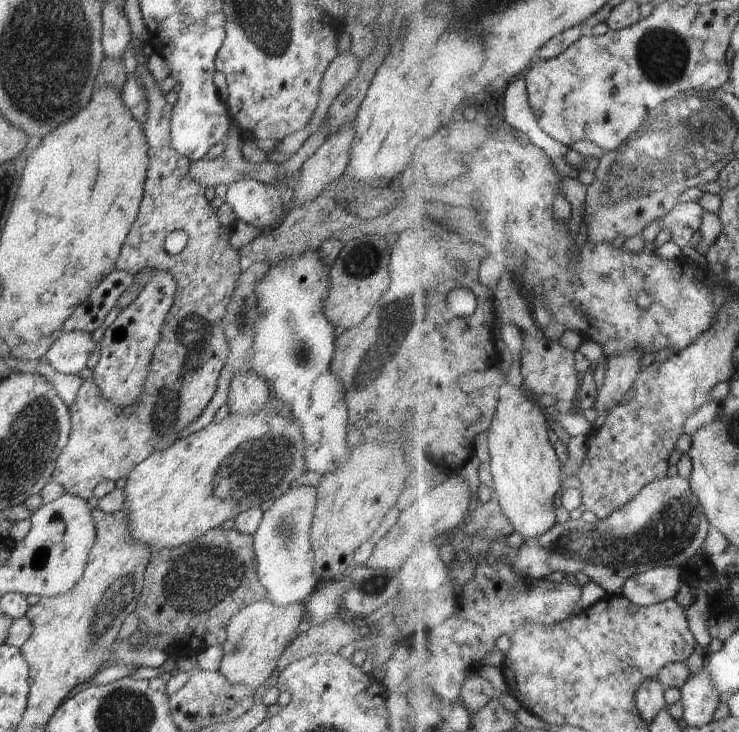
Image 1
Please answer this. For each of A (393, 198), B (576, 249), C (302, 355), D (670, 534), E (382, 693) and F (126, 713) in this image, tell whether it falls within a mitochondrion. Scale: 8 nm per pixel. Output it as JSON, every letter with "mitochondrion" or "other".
{"A":"other","B":"other","C":"mitochondrion","D":"mitochondrion","E":"other","F":"mitochondrion"}

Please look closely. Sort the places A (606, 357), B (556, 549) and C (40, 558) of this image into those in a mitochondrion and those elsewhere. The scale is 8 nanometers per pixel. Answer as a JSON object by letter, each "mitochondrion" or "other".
{"A":"other","B":"mitochondrion","C":"mitochondrion"}

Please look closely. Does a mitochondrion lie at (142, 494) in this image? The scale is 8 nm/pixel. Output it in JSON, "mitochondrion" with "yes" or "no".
{"mitochondrion":"no"}

